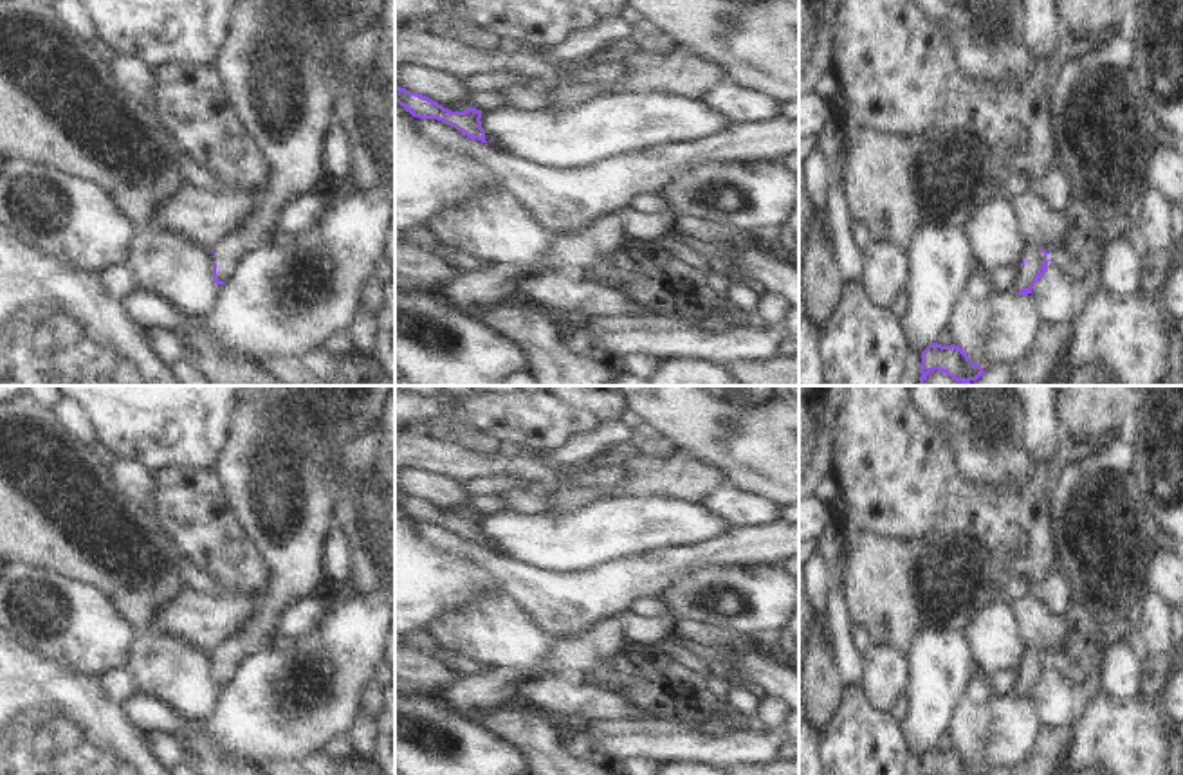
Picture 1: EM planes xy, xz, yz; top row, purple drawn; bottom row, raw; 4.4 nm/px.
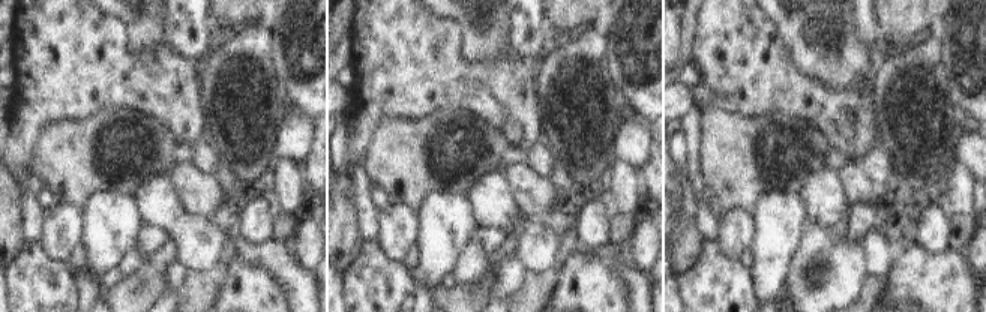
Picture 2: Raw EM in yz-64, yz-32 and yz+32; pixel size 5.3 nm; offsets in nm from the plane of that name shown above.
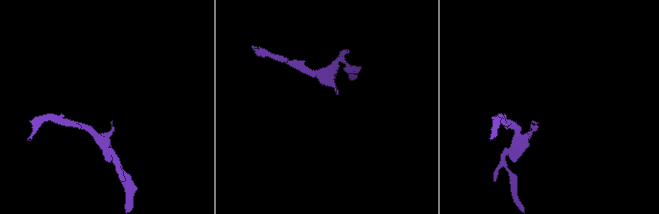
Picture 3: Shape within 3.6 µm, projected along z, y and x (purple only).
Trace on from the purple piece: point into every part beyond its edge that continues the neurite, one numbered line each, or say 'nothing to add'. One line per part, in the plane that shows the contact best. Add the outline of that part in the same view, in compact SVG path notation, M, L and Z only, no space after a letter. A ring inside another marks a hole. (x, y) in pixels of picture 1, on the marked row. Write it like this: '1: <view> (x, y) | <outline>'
1: yz (1034, 258) | M1028 245L1024 254L1024 265L1021 267L1013 290L1019 292L1023 288L1028 288L1044 260L1050 260L1050 256L1041 252L1035 245Z

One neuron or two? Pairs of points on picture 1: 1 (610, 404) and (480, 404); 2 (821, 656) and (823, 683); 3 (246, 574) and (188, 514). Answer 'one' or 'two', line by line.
1: two
2: one
3: one

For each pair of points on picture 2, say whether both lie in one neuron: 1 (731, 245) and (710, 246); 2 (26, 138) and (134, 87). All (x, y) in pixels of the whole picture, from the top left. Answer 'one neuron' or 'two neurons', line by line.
1: two neurons
2: one neuron

